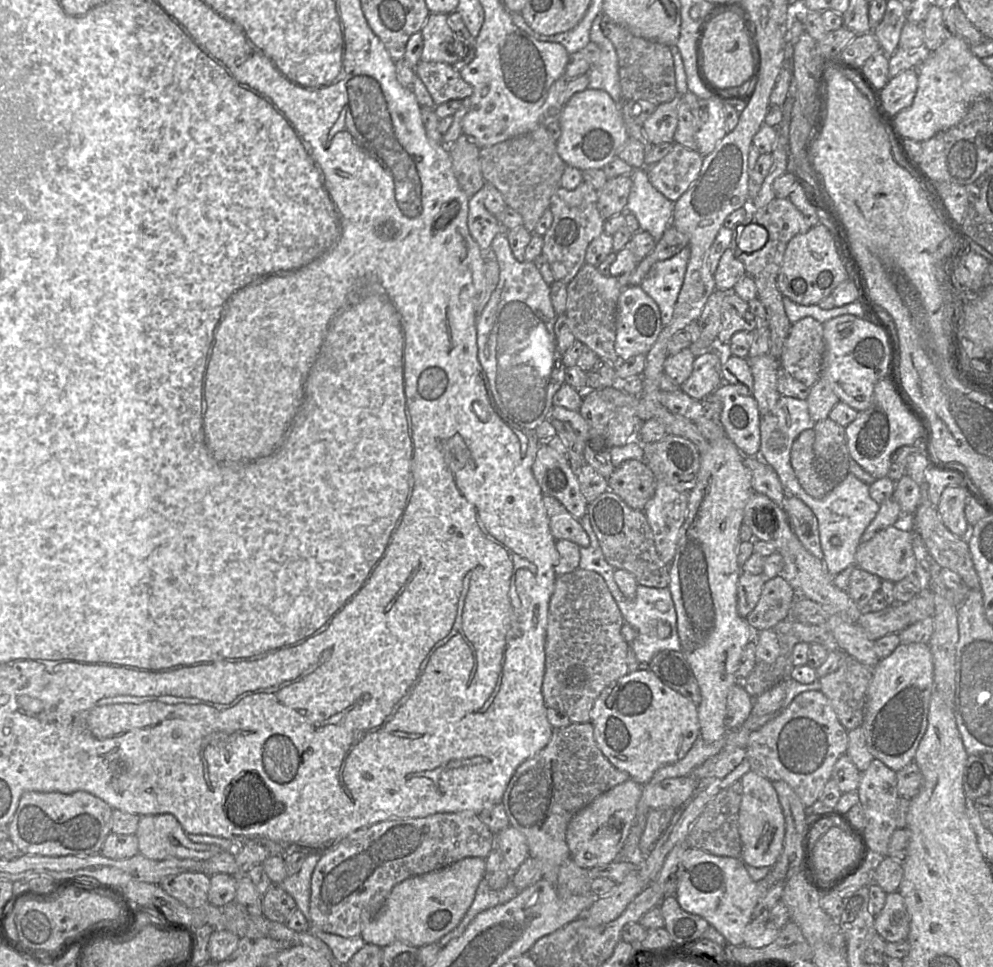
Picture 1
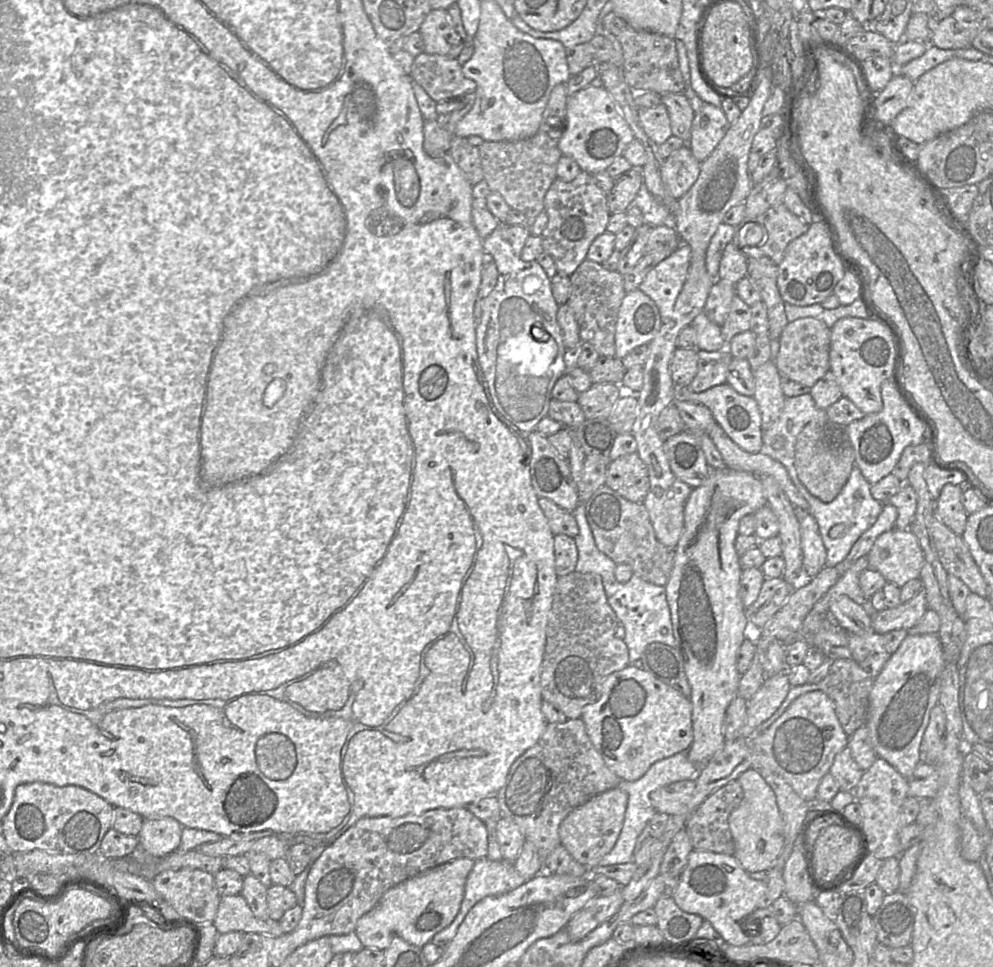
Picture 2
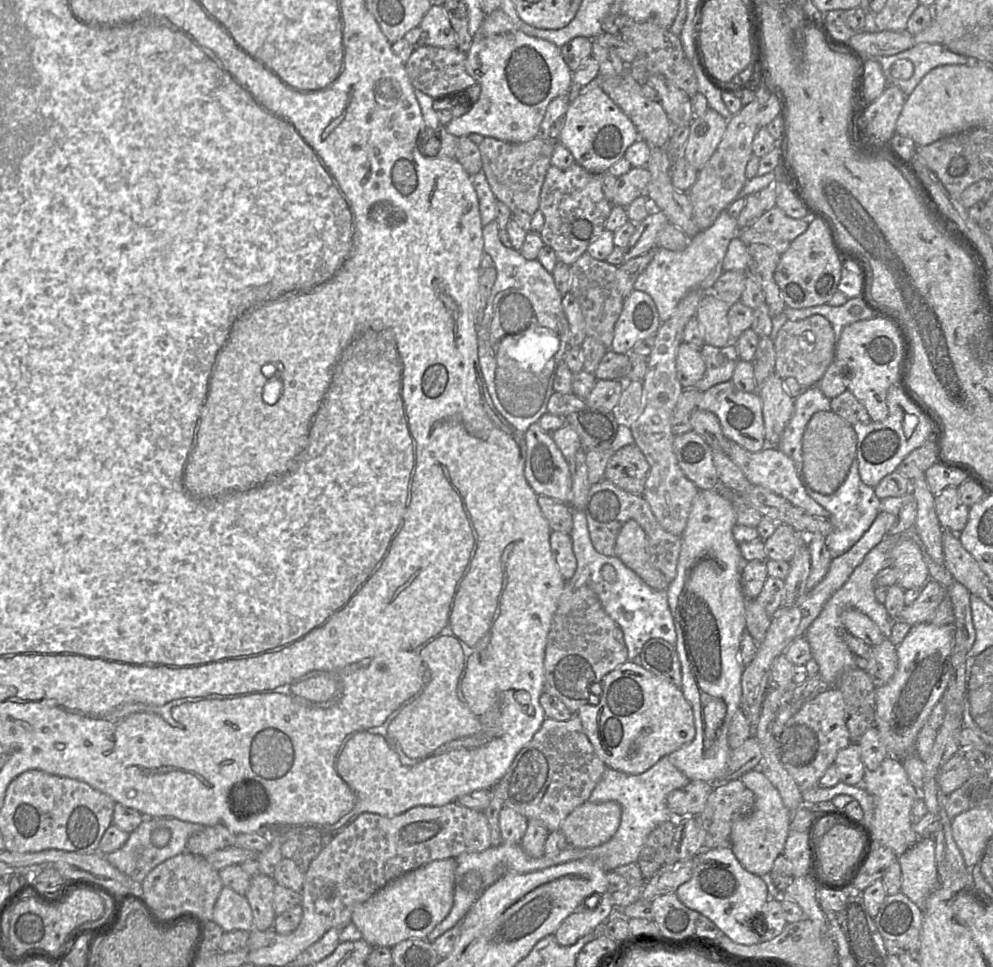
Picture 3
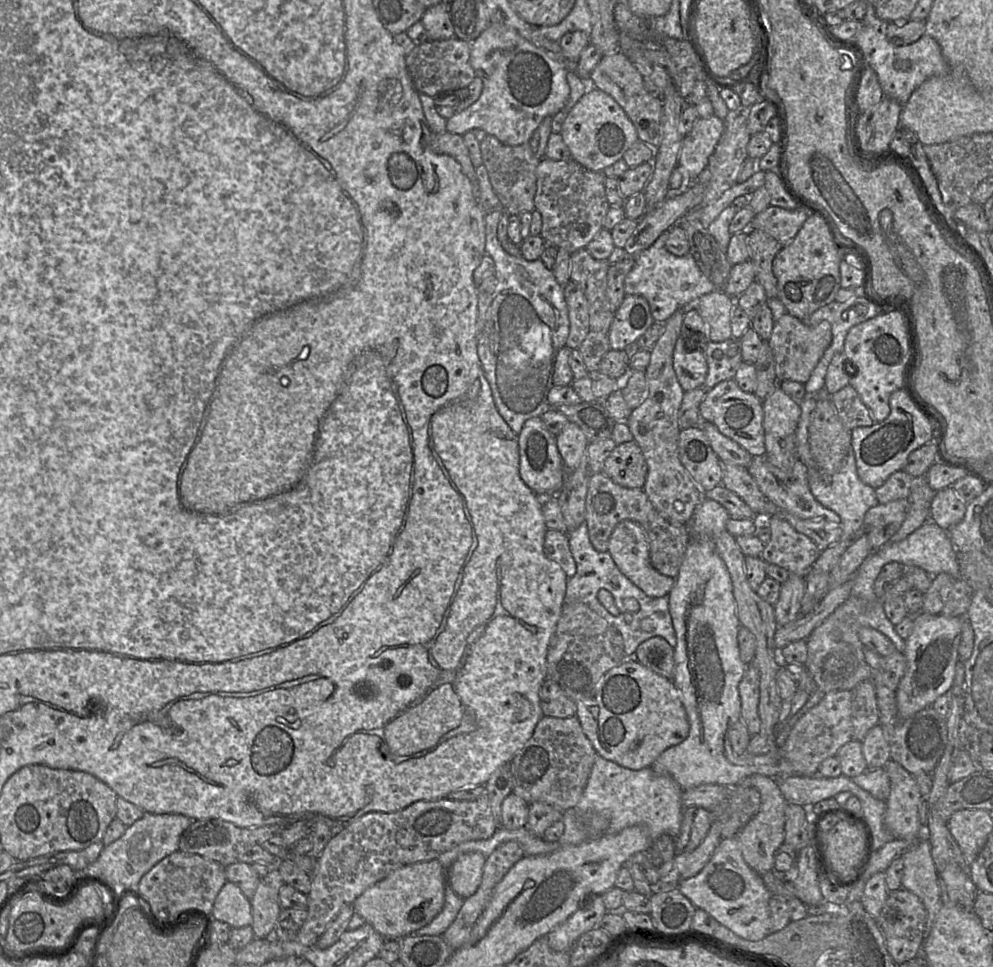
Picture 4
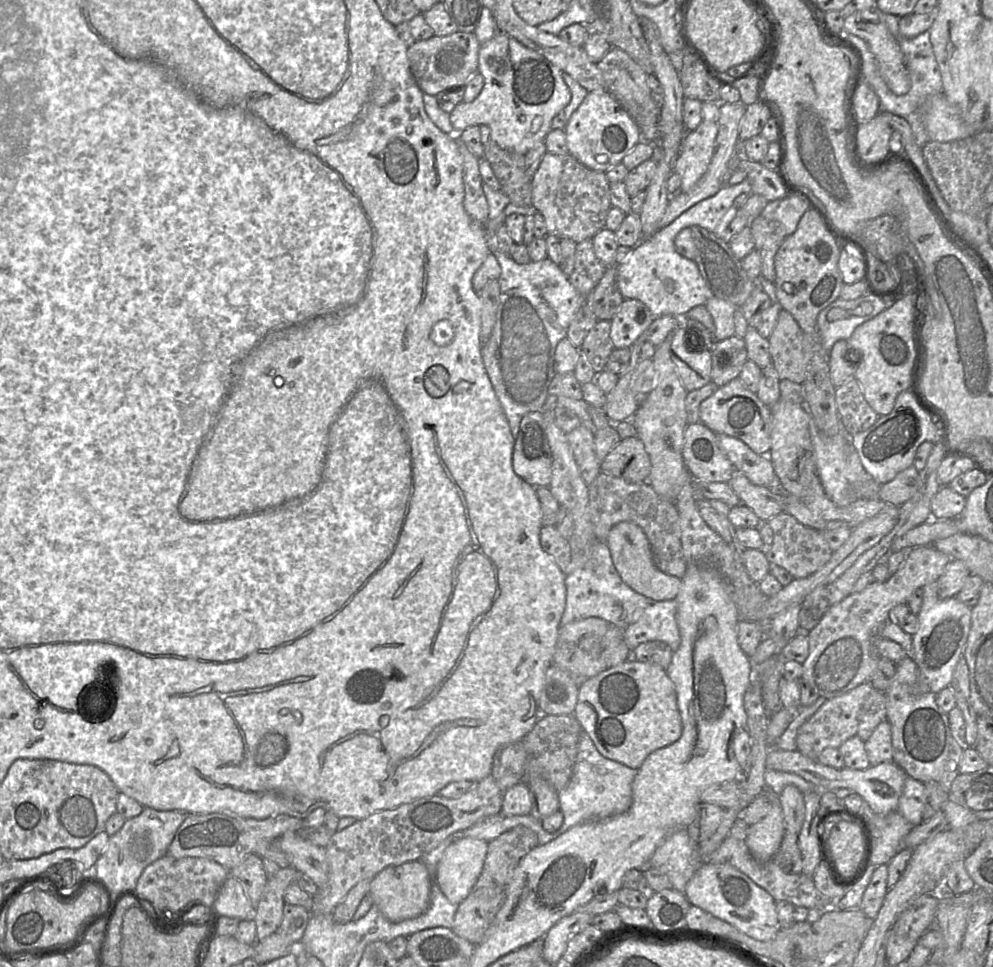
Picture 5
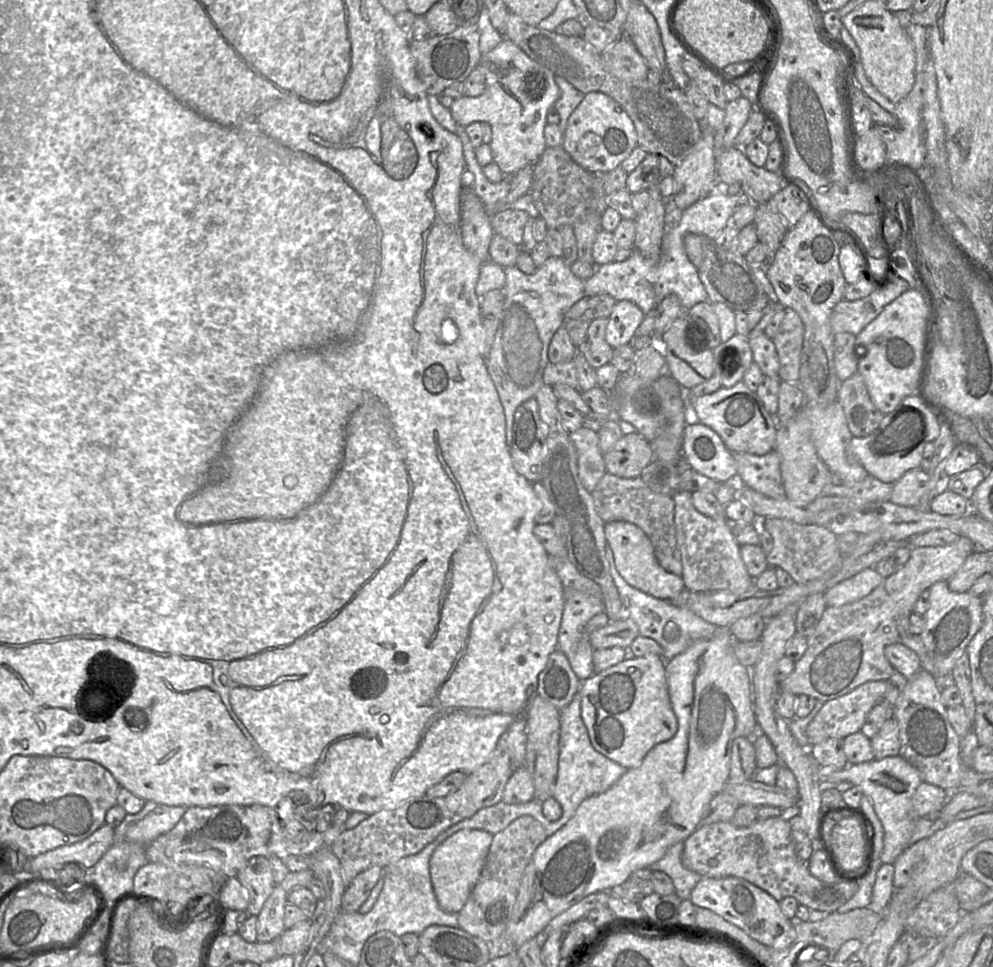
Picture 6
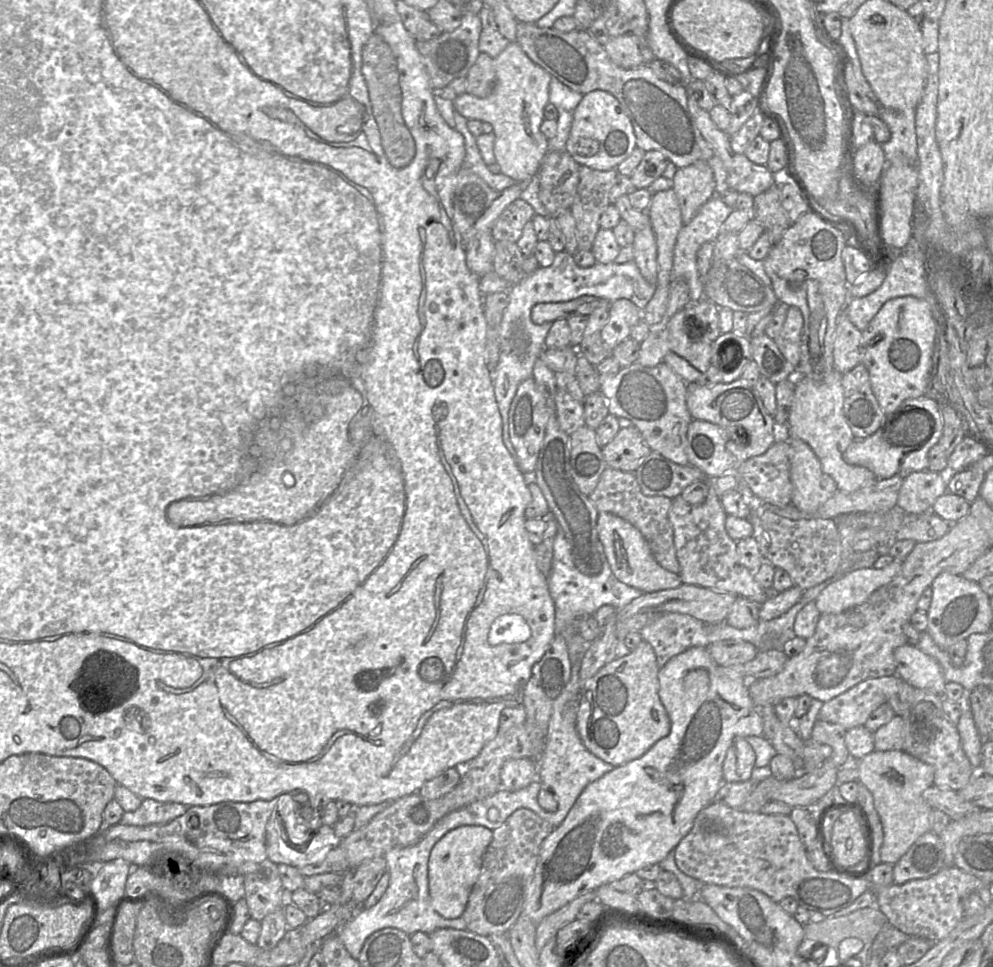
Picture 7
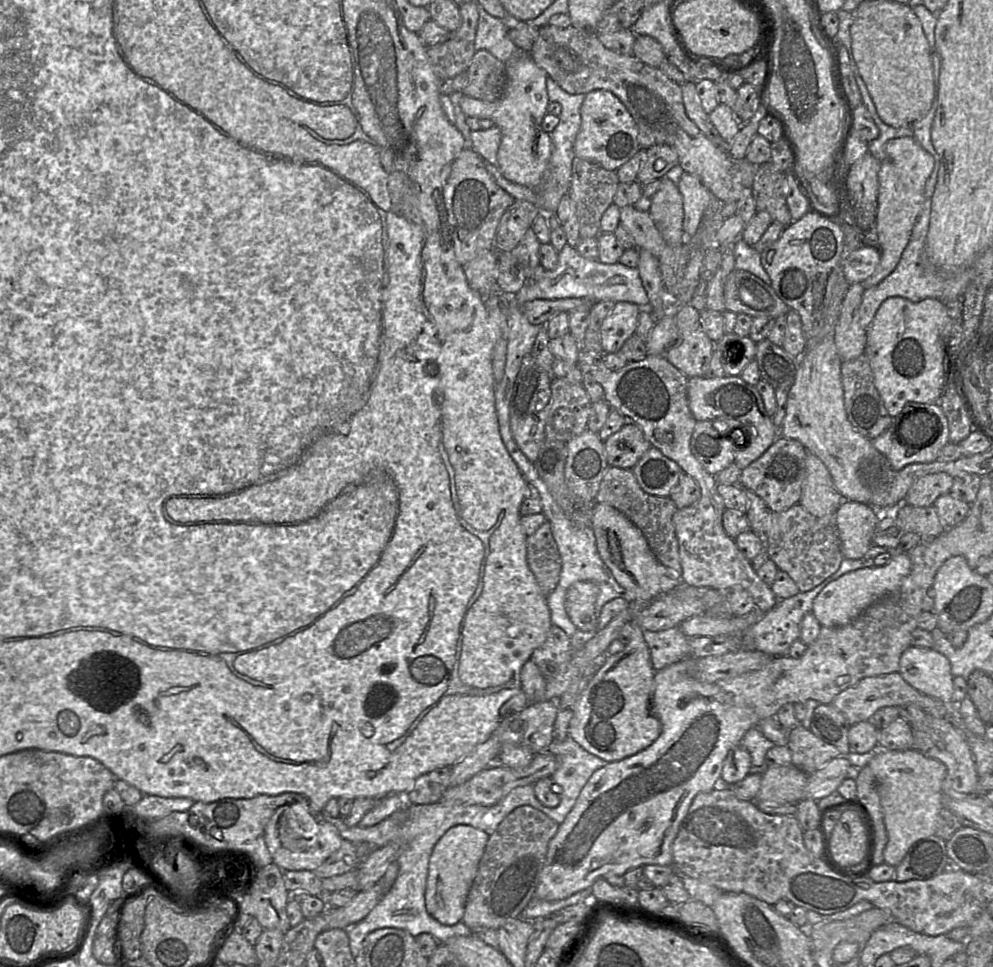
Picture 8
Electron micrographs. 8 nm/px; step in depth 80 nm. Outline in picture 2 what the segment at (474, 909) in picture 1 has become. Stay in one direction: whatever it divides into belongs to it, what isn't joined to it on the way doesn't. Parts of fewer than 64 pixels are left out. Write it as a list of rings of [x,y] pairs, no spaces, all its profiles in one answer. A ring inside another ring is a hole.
[[[487,857],[474,860],[467,876],[464,897],[454,920],[431,939],[432,943],[450,942],[471,908],[487,896],[510,892],[527,881],[517,872],[514,863],[506,860],[493,861]]]

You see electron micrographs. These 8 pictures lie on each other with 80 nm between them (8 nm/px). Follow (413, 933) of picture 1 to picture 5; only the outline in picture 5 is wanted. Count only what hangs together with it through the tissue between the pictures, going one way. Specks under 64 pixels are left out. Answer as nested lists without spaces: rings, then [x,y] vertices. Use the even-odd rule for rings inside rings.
[[[418,860],[388,866],[379,872],[370,883],[368,894],[373,904],[390,921],[400,922],[416,918],[427,911],[430,905],[432,881],[426,866]]]

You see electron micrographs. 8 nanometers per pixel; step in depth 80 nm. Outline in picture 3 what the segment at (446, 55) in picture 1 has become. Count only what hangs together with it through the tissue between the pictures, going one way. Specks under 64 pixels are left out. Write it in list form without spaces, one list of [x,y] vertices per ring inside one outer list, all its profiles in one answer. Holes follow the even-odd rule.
[[[433,3],[419,27],[426,33],[426,45],[446,49],[458,48],[457,35],[442,4]]]

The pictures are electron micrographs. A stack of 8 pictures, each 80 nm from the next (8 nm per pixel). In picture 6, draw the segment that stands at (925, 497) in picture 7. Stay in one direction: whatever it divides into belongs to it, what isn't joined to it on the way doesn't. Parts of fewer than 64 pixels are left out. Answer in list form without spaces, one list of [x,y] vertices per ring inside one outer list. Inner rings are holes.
[[[921,468],[905,472],[894,483],[890,501],[900,506],[917,507],[929,480],[929,474]]]

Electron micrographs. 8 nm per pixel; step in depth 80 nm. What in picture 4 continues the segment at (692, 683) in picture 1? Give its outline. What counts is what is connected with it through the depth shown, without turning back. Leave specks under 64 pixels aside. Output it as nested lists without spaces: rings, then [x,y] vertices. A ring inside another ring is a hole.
[[[655,636],[638,646],[634,658],[654,672],[673,681],[675,672],[674,652],[675,648],[667,640]]]

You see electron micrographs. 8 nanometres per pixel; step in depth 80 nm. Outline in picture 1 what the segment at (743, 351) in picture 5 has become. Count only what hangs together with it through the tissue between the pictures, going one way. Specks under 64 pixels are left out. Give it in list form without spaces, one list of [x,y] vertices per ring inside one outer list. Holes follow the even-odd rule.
[[[713,350],[696,357],[693,372],[688,380],[681,385],[681,391],[696,400],[706,400],[722,383],[725,383],[721,375],[721,366],[725,355],[731,354],[726,354],[725,351]]]

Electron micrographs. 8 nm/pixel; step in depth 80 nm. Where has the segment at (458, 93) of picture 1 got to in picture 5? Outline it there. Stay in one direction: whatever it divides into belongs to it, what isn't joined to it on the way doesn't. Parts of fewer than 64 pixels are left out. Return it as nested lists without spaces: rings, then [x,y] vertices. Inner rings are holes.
[[[456,31],[446,36],[433,35],[409,46],[407,56],[410,70],[423,93],[437,95],[450,87],[465,86],[471,76],[478,72],[480,45],[474,32]]]

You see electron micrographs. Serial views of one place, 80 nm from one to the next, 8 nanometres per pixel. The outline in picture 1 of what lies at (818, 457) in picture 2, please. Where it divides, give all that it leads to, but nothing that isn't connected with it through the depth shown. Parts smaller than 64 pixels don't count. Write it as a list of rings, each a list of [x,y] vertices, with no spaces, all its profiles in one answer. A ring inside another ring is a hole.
[[[807,429],[800,433],[792,445],[791,465],[806,493],[814,498],[822,499],[839,483],[823,478],[818,472],[813,451],[814,439],[814,429]]]

